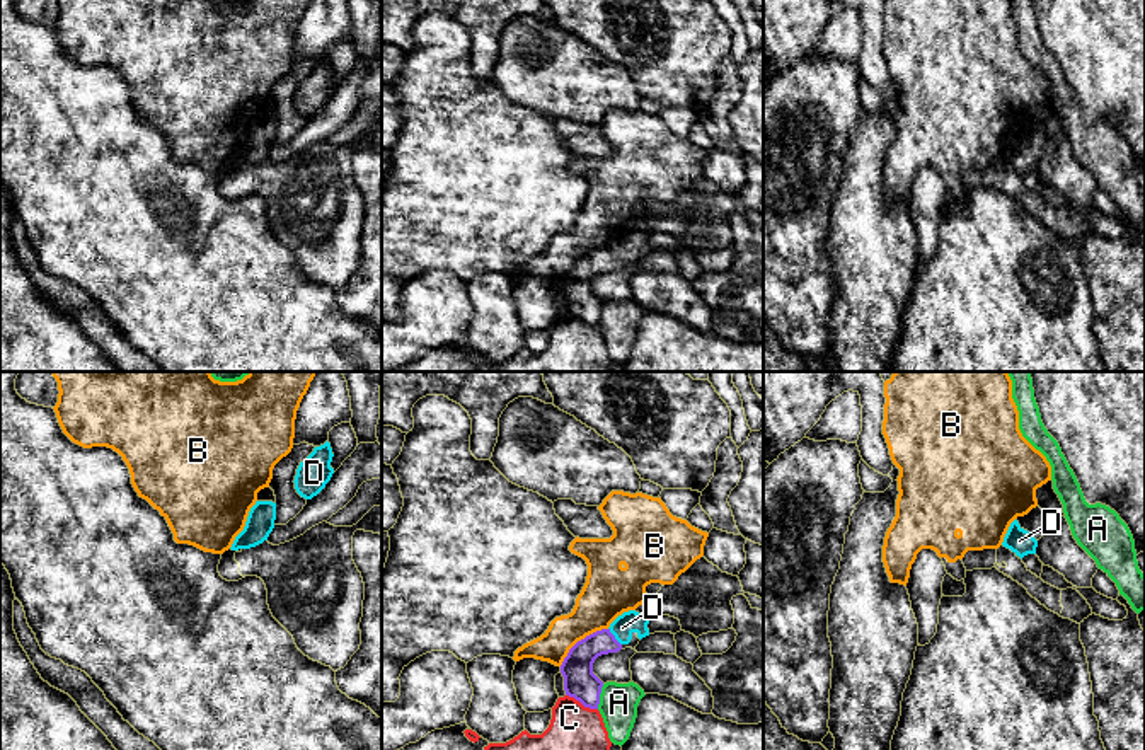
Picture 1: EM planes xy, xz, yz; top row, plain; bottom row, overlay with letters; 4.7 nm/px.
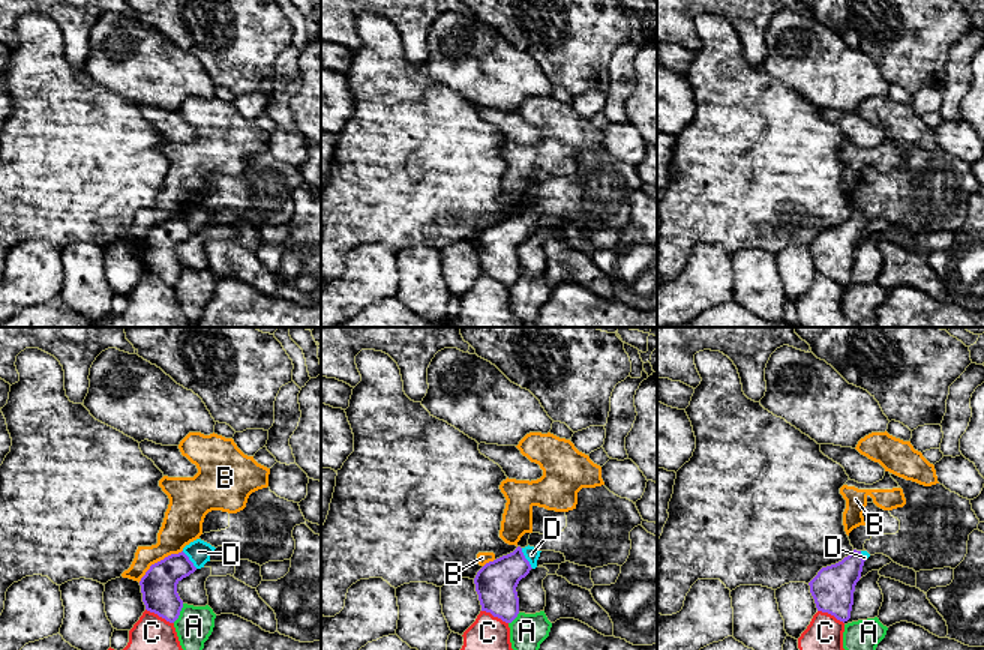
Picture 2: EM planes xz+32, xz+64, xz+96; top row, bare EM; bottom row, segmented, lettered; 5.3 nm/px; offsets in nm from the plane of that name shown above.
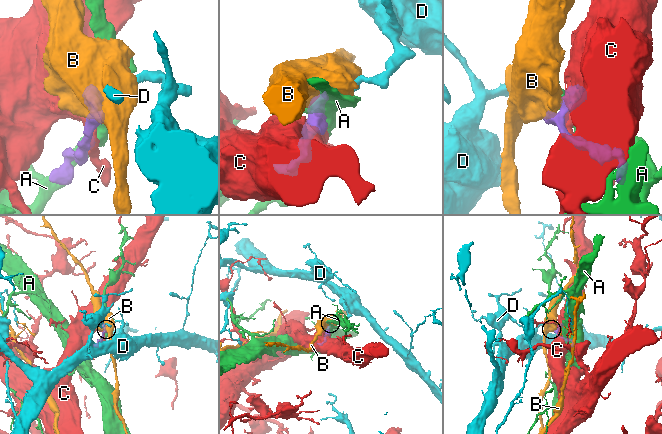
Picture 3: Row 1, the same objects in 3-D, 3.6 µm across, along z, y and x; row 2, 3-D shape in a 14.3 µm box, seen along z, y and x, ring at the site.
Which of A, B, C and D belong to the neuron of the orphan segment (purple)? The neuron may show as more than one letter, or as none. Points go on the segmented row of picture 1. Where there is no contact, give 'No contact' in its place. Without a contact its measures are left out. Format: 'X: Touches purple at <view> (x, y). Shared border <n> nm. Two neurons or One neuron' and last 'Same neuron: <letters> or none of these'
A: Touches purple at xz (598, 696). Shared border 120 nm. Two neurons
B: Touches purple at xz (581, 640). Shared border 300 nm. Two neurons
C: Touches purple at xz (581, 703). Shared border 170 nm. Two neurons
D: Touches purple at xz (614, 636). Shared border 110 nm. One neuron
Same neuron: D

